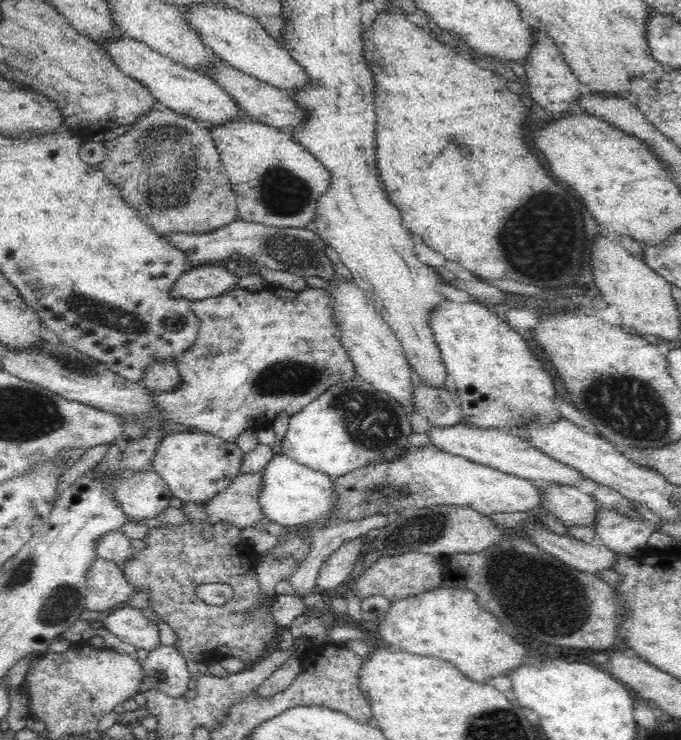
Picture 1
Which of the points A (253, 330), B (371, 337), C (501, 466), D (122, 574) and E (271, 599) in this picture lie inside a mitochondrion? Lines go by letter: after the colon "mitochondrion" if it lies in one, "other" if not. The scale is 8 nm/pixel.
A: other
B: other
C: other
D: other
E: other

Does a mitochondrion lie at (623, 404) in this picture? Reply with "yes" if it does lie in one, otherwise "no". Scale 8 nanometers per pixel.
yes

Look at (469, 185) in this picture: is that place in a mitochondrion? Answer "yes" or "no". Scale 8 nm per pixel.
no

